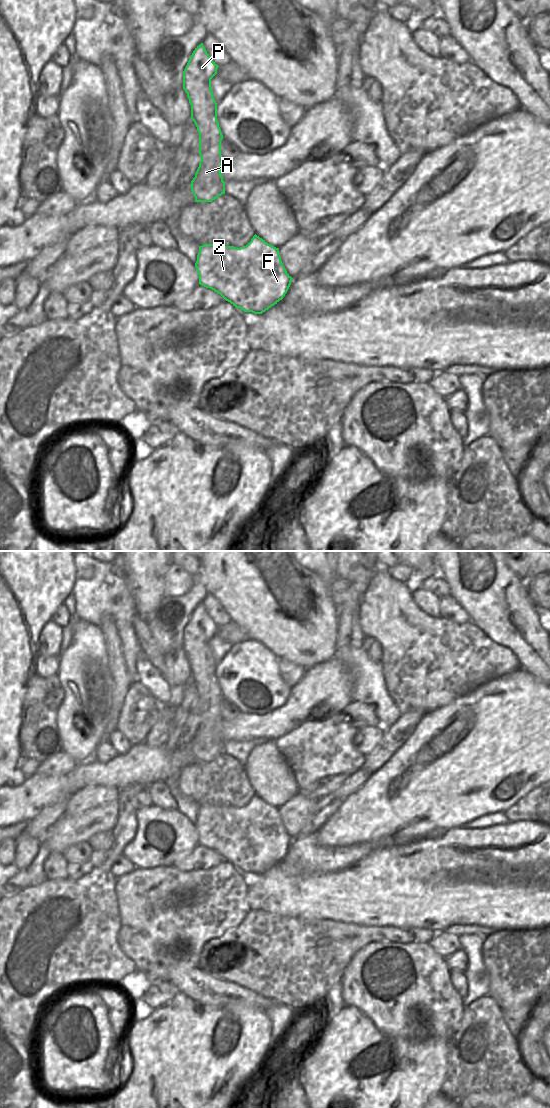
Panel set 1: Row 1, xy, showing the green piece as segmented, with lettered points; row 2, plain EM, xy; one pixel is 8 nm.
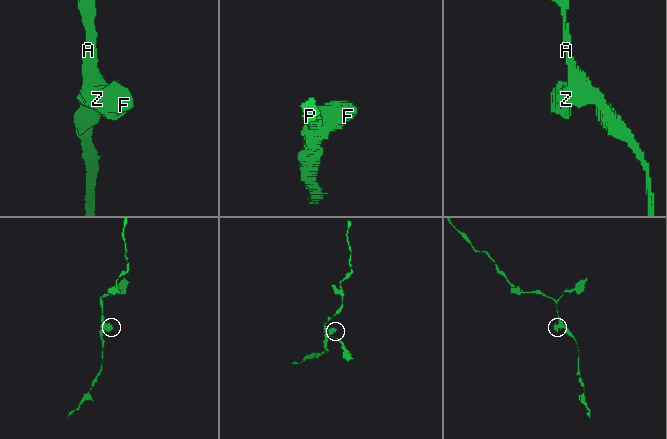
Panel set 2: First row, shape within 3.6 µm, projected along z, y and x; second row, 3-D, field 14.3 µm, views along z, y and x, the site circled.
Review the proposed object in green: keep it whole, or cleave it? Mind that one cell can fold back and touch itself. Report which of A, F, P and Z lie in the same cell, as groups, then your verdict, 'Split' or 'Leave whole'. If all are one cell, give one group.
Groups: A F P Z. Leave whole.

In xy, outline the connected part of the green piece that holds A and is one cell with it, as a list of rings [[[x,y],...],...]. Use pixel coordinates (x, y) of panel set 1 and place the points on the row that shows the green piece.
[[[201,43],[183,71],[183,89],[191,105],[191,119],[199,133],[201,161],[190,184],[195,202],[212,202],[225,194],[225,182],[221,175],[223,135],[211,89],[211,79],[217,74],[218,67]]]

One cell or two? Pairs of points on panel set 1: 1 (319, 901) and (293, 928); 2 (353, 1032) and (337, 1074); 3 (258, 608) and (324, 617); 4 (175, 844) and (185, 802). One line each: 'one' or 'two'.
1: two
2: one
3: one
4: two

